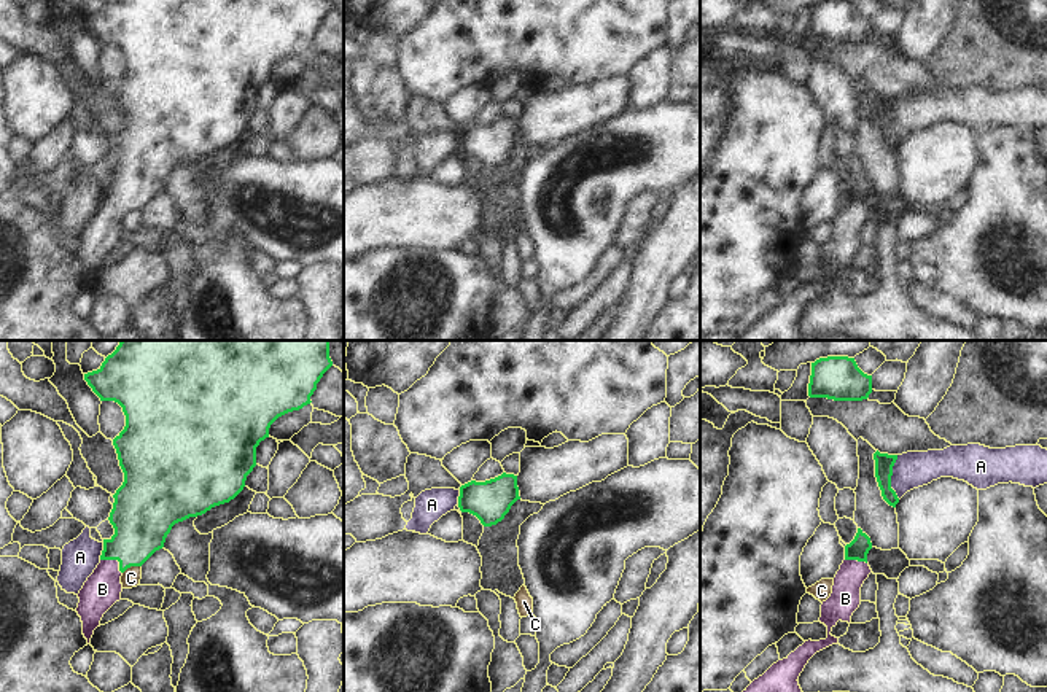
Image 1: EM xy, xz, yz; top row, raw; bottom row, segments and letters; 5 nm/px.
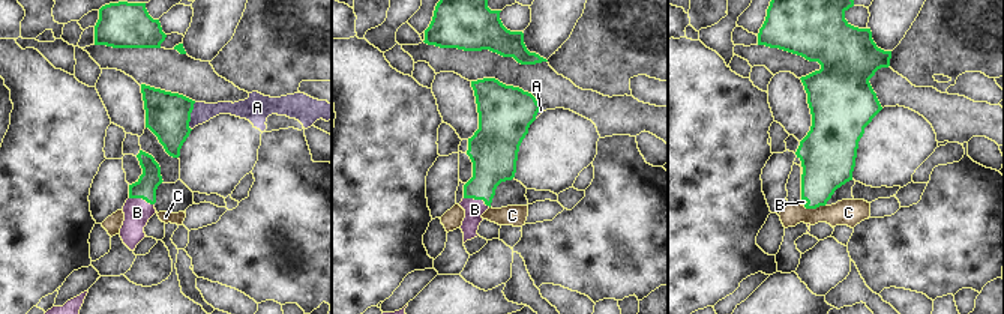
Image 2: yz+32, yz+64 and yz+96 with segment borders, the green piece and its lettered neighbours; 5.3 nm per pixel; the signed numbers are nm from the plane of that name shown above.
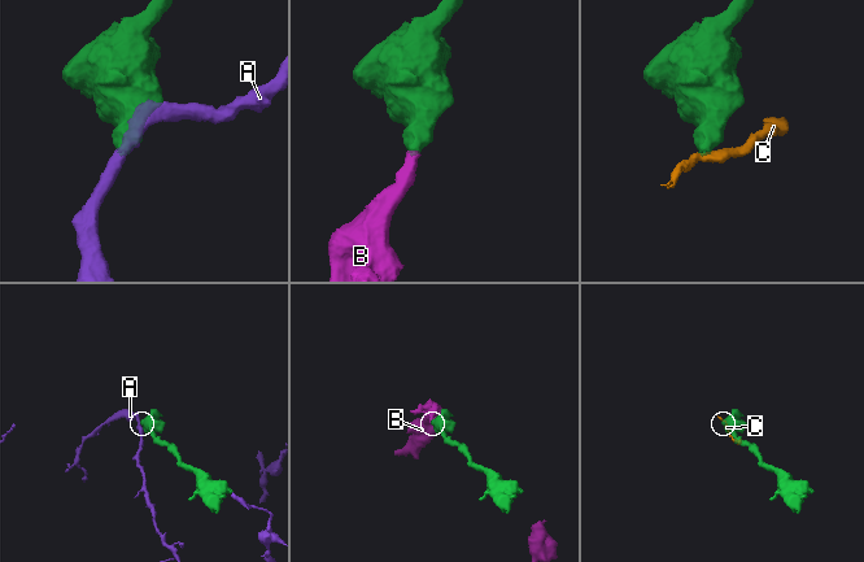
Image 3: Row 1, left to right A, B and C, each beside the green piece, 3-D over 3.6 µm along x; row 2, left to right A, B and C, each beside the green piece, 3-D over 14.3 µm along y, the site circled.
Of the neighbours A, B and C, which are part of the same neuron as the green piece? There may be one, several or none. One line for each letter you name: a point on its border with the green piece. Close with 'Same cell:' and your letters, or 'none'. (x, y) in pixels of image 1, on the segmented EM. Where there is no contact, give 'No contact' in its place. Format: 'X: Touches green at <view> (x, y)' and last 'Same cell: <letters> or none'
B: Touches green at xy (115, 559)
Same cell: B.

